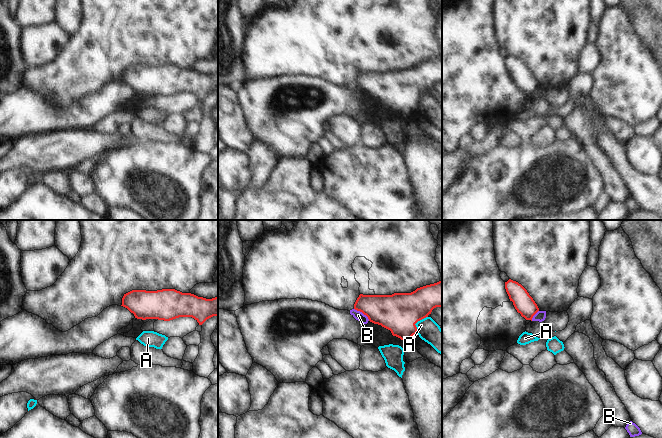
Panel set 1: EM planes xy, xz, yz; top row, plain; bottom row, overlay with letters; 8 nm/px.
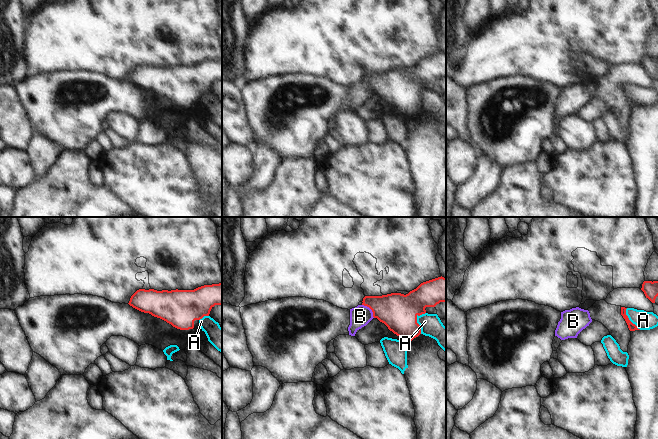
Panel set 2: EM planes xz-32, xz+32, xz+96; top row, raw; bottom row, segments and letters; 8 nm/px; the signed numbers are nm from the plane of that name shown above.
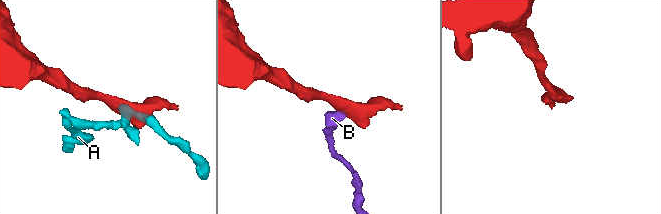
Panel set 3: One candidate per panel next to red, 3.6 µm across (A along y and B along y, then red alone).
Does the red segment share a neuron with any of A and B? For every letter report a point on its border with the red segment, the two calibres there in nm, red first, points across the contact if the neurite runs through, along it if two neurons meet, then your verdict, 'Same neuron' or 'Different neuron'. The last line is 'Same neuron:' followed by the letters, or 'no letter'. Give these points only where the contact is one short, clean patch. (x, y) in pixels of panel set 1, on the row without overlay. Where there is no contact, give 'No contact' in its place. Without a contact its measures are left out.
A: Touches red at xz (417, 97). Thickness 320 nm (red) against 180 nm. Boundary: xz (427, 92), (415, 100), (416, 108). Different neuron
B: Touches red at xz (362, 88). Thickness 280 nm (red) against 70 nm. Boundary: xz (354, 84), (361, 87), (369, 96). Different neuron
Same neuron: no letter.

